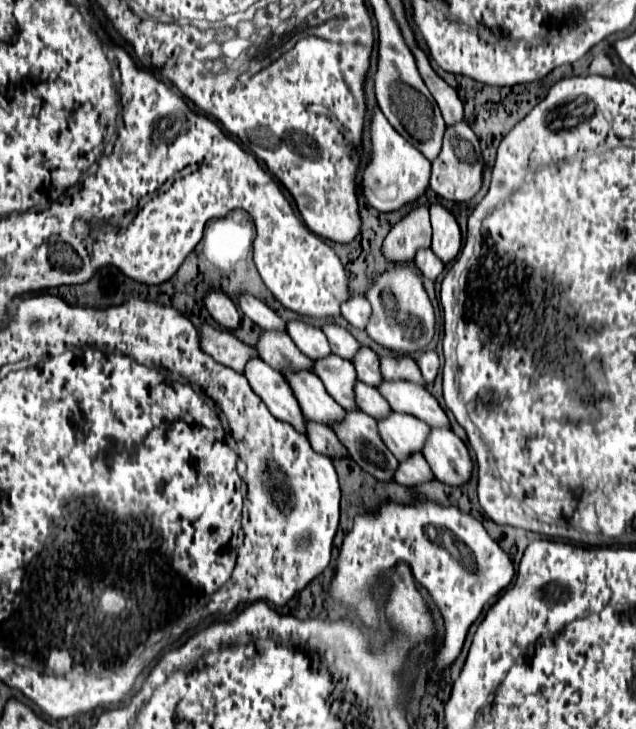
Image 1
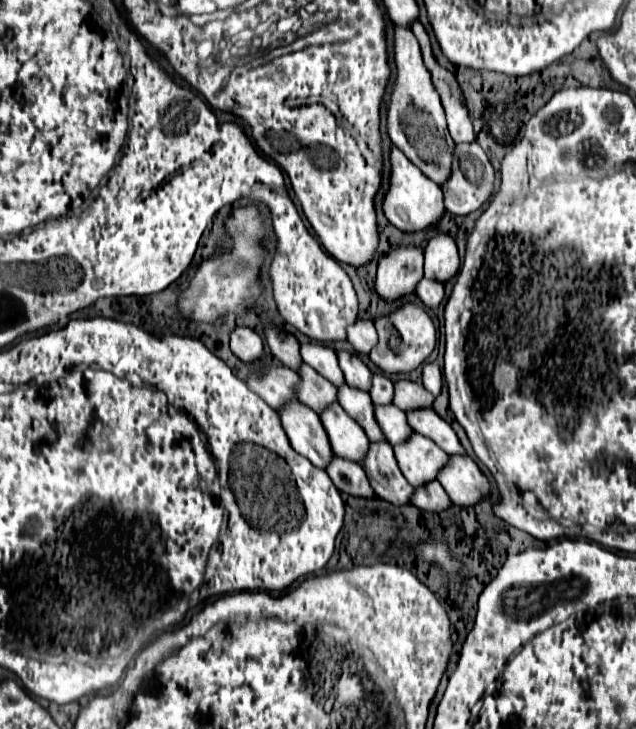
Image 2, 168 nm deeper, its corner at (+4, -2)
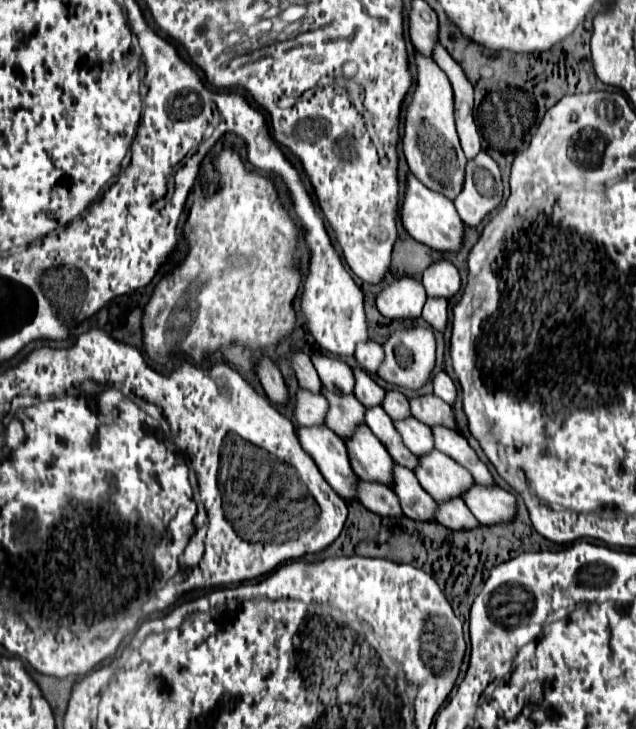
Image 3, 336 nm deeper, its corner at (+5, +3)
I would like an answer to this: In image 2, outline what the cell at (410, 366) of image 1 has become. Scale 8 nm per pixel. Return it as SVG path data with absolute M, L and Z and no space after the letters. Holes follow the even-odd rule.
M399 381L395 383L395 399L393 403L401 407L401 411L413 411L413 409L425 409L433 407L435 397L425 391L423 385L413 381Z

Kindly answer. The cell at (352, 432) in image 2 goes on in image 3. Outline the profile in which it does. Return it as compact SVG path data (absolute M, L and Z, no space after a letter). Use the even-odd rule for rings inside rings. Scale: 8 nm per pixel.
M358 424L350 438L344 438L350 466L358 478L372 478L392 486L392 458L384 450L384 444L368 430L366 424Z

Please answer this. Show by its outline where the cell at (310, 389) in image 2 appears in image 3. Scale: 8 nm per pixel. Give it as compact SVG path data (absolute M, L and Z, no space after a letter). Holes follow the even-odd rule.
M322 386L320 392L328 400L326 426L338 436L352 434L352 426L356 426L356 422L364 422L364 406L354 398L354 394L332 392L326 386Z

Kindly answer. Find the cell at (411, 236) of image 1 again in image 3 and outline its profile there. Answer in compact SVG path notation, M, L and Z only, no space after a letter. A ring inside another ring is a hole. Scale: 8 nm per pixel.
M412 276L398 278L382 288L376 306L386 318L418 318L426 302L426 290L420 280Z

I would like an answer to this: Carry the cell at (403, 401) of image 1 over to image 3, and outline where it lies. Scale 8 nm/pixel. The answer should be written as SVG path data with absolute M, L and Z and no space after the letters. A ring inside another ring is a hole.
M432 426L432 436L434 436L434 446L438 450L444 450L444 454L448 454L450 458L456 458L456 462L460 462L464 468L470 470L470 474L474 476L476 482L480 484L494 484L486 464L482 464L476 456L476 452L468 446L466 438L456 432L456 430L450 430L446 426Z

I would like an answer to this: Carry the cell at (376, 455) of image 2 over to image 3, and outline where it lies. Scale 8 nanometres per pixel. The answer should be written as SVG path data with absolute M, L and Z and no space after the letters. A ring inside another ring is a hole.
M394 464L392 468L392 490L400 500L402 512L412 520L434 520L432 510L436 508L434 498L416 482L410 468Z

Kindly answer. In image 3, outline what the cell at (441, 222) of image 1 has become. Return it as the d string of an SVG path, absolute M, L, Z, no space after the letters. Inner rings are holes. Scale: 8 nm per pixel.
M434 260L422 274L422 284L428 296L442 296L450 298L460 290L460 274L458 268L446 260Z

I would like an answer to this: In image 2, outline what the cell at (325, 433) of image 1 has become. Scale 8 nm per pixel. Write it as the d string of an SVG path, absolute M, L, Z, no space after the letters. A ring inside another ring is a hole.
M333 457L331 465L327 467L327 473L329 473L333 485L341 493L347 493L353 497L365 497L365 499L375 497L375 491L369 485L369 479L361 465L341 459L341 457Z

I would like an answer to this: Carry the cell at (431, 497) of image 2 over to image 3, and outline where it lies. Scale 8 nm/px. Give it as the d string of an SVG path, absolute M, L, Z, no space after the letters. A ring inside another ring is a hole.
M460 498L436 502L436 520L450 530L464 530L478 526L478 520L472 516L468 506Z

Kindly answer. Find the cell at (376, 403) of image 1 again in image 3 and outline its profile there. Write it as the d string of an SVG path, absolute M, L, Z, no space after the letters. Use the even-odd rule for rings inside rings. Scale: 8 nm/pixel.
M404 418L404 420L394 420L394 428L398 430L398 434L402 436L402 442L404 446L420 456L420 454L426 454L428 450L434 448L434 442L432 442L432 432L426 424L422 424L420 420L416 418Z

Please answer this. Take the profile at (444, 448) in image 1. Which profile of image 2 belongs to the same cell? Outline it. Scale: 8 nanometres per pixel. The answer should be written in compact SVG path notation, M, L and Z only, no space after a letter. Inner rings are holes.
M453 455L443 467L439 483L459 507L475 507L491 493L489 479L479 471L471 457Z

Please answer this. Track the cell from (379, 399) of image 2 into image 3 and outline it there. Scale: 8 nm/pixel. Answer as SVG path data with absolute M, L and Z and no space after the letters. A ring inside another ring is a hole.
M388 390L382 402L382 408L386 410L386 414L396 420L396 418L406 418L408 416L408 398L398 392L398 390Z

